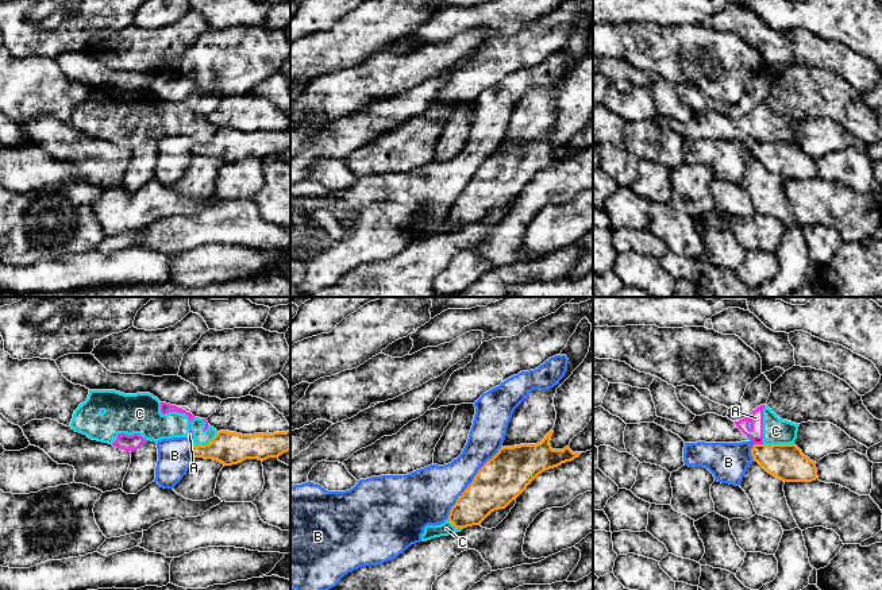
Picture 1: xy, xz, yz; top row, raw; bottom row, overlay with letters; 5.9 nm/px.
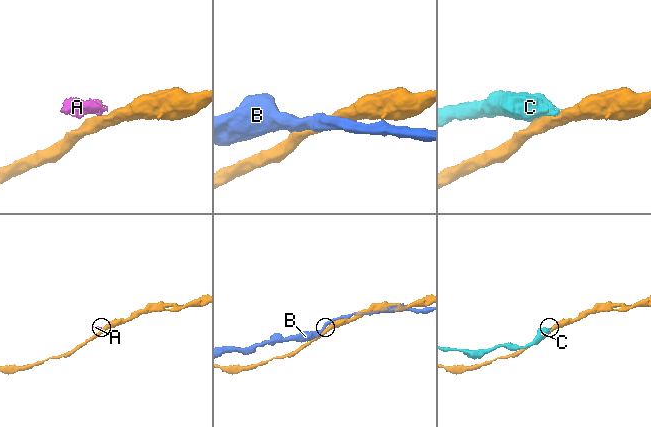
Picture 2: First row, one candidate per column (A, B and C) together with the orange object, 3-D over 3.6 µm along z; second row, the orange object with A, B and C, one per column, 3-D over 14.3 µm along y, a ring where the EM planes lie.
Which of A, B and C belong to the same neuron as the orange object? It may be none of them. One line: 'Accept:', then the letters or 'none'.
Accept: none

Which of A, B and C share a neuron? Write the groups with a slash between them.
A C / B

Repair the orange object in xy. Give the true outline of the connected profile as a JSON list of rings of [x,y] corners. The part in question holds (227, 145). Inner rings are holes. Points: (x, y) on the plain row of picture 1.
[[[290,127],[274,131],[242,132],[219,128],[209,142],[193,142],[192,154],[213,157],[224,163],[238,162],[246,157],[266,158],[290,149]]]

